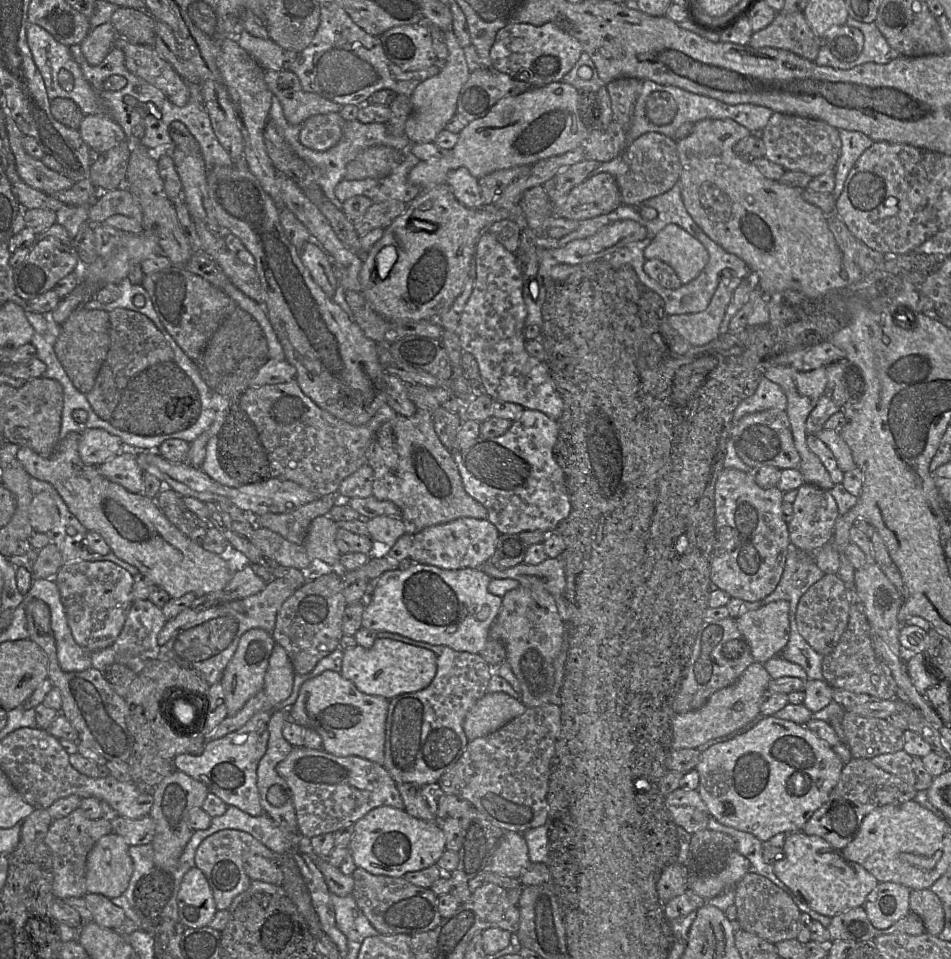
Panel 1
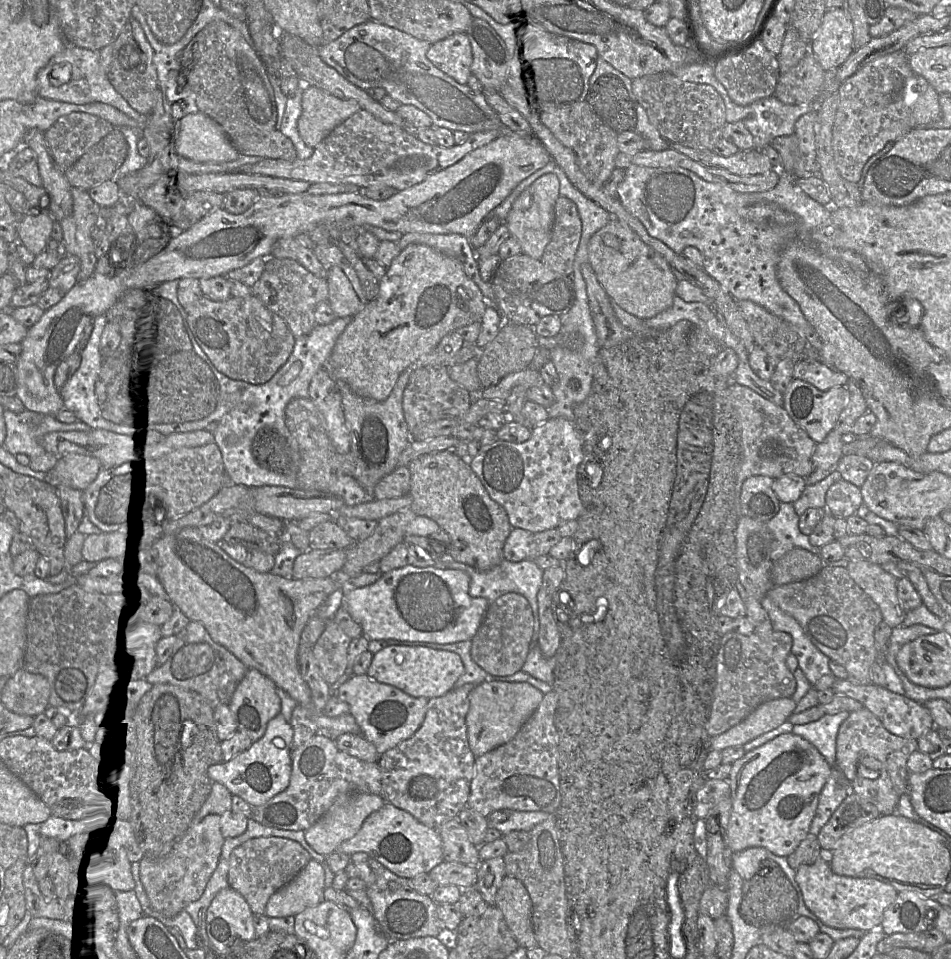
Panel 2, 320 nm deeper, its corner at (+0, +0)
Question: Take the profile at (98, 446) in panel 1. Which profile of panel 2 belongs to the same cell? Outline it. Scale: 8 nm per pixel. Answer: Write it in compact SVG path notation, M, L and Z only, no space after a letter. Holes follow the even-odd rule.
M66 454L59 456L56 465L46 473L45 481L54 487L65 485L83 491L95 480L101 468L96 457Z

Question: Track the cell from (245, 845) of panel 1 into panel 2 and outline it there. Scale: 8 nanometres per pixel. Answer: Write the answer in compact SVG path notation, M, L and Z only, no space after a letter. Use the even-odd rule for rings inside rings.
M274 836L251 838L231 852L228 888L244 897L254 915L265 914L269 898L289 884L311 859L308 851L297 841Z

